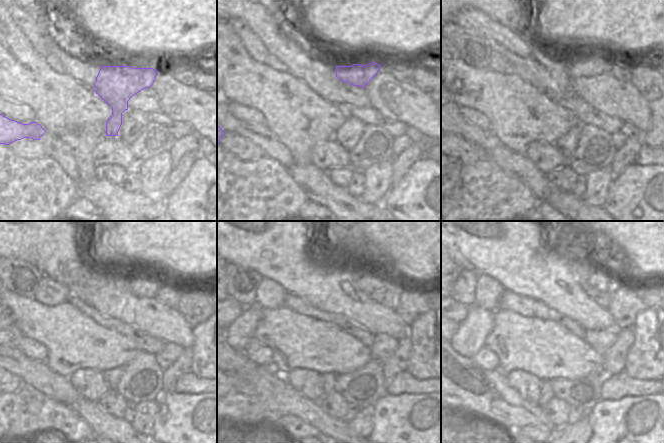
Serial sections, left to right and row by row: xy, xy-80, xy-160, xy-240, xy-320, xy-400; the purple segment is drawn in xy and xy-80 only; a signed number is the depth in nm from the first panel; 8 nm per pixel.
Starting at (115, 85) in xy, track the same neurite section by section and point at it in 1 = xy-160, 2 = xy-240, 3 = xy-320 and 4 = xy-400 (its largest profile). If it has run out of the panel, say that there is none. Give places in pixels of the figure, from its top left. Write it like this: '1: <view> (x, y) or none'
1: xy-160 (588, 66)
2: xy-240 (142, 286)
3: xy-320 (369, 282)
4: xy-400 (598, 279)

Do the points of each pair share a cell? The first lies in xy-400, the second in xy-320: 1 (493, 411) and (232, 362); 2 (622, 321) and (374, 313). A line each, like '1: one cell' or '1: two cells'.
1: two cells
2: two cells

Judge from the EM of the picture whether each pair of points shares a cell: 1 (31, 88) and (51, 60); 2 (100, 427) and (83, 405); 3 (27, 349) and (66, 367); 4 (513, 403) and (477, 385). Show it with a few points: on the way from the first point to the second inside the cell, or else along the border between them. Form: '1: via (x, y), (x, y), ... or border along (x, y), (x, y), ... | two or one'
1: border along (43, 58), (55, 71), (65, 73) | two
2: via (100, 422), (88, 410) | one
3: border along (32, 339), (45, 347), (46, 361) | two
4: via (504, 403), (498, 403), (486, 394) | one

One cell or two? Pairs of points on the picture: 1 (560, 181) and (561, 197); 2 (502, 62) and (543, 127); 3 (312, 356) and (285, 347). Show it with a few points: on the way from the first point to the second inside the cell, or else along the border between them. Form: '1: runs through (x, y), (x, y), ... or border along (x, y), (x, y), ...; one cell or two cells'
1: border along (551, 184), (559, 189), (571, 192); two cells
2: border along (487, 68), (501, 73), (513, 74); two cells
3: runs through (305, 349), (303, 347), (292, 347); one cell

